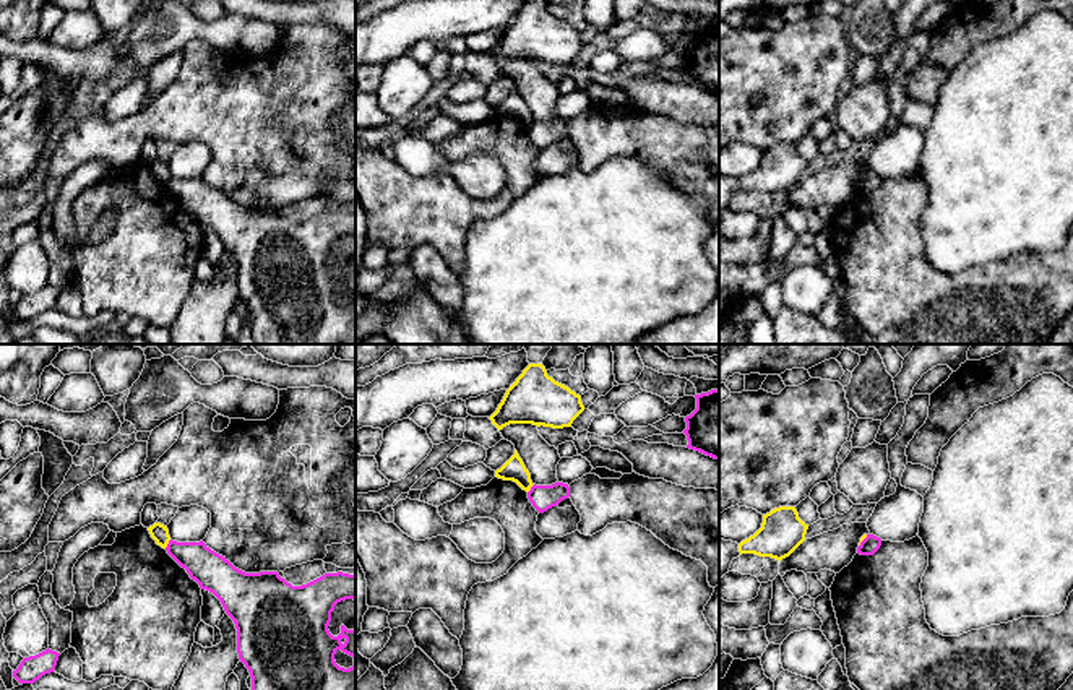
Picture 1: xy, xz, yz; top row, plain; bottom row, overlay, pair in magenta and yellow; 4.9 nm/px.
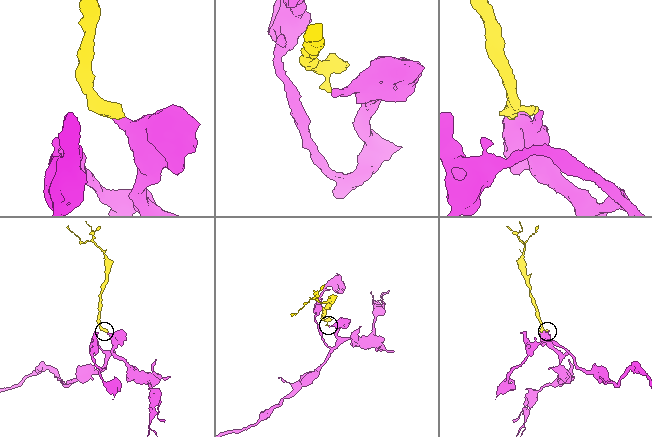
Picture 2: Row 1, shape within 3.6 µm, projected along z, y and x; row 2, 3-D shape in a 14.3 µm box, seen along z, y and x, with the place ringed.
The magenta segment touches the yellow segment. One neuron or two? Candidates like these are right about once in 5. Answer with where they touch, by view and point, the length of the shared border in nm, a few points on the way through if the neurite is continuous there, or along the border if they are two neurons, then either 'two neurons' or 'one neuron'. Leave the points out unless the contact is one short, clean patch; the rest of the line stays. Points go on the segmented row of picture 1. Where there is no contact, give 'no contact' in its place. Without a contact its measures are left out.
xy (168, 544) | 60 nm | along xy (171, 539), (164, 547) | two neurons

